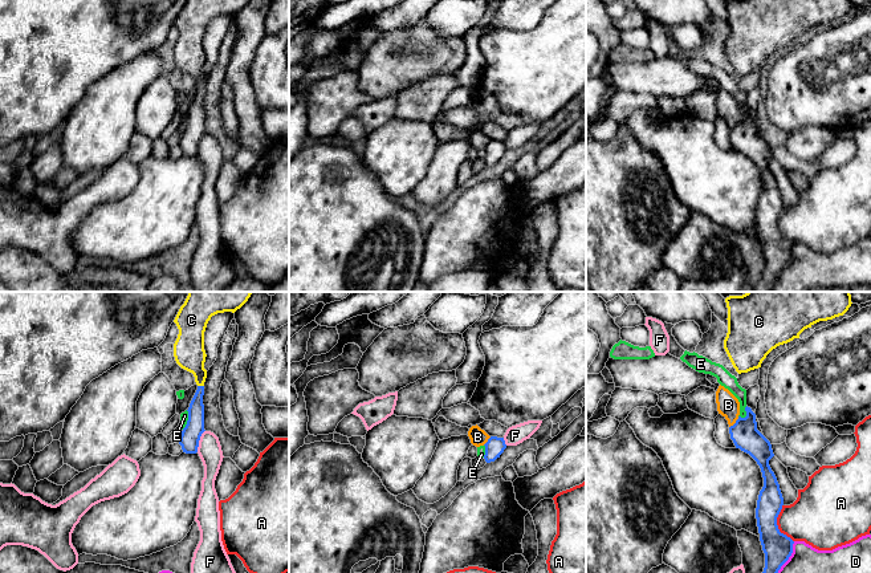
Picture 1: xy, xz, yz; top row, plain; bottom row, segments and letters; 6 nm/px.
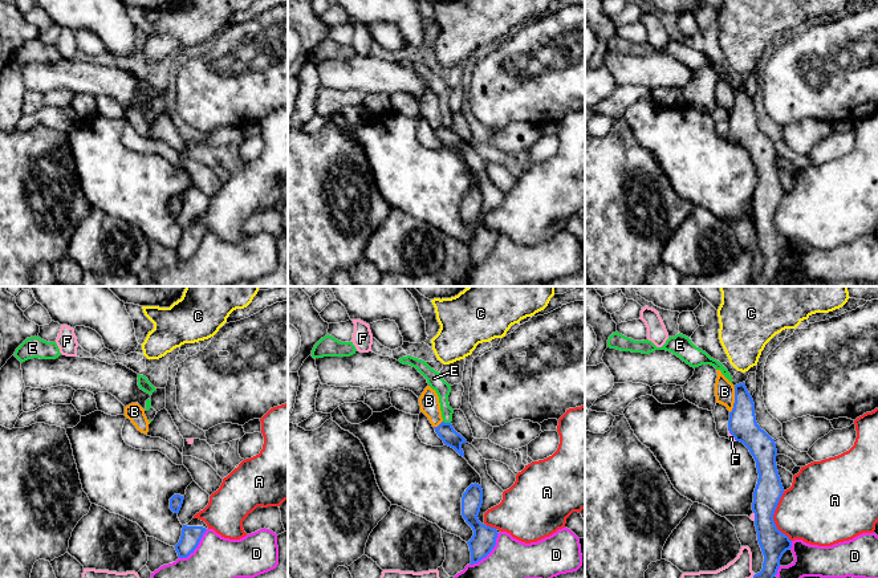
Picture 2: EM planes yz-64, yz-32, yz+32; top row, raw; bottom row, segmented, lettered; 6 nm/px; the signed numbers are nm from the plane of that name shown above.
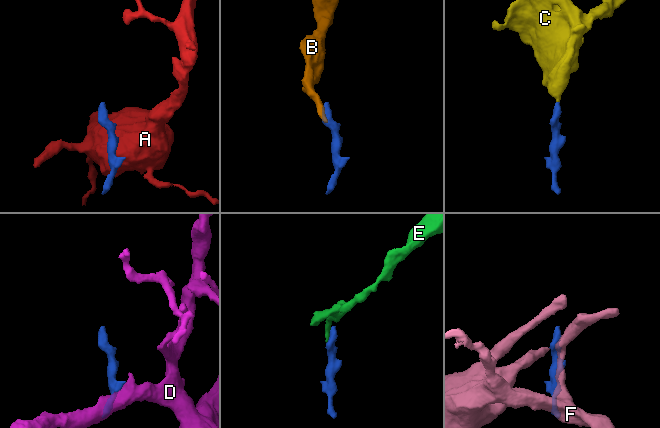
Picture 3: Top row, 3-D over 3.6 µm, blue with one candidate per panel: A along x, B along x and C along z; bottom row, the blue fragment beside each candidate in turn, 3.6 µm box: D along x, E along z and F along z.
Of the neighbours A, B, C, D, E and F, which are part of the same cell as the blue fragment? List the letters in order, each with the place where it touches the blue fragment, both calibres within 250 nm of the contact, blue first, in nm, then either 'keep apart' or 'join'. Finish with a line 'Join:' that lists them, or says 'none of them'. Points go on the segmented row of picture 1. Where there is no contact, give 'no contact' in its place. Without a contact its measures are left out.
A: meets blue in yz at (776, 524); 180 nm thick on the blue side, 320 nm on the other; keep apart
B: meets blue in yz at (736, 422); 170 nm thick on the blue side, 140 nm on the other; keep apart
C: meets blue in xy at (200, 386); 110 nm thick on the blue side, 190 nm on the other; join
D: meets blue in yz at (789, 556); 180 nm thick on the blue side, 170 nm on the other; keep apart
E: meets blue in xy at (188, 419); 120 nm thick on the blue side, 50 nm on the other; keep apart
F: meets blue in xy at (199, 439); 120 nm thick on the blue side, 140 nm on the other; keep apart
Join: C

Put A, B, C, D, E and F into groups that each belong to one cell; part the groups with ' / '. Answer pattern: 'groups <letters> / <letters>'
groups A / B / C / D / E / F

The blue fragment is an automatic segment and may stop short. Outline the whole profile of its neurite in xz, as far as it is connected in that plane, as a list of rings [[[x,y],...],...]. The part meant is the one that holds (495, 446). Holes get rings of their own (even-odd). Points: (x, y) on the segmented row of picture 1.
[[[491,436],[485,446],[484,459],[487,463],[494,462],[506,448],[504,438]]]

